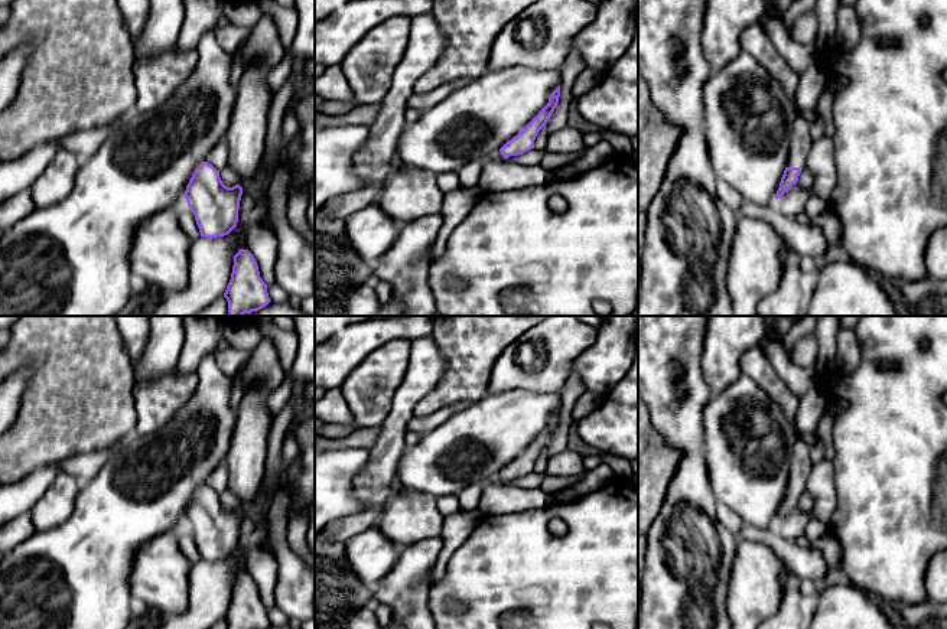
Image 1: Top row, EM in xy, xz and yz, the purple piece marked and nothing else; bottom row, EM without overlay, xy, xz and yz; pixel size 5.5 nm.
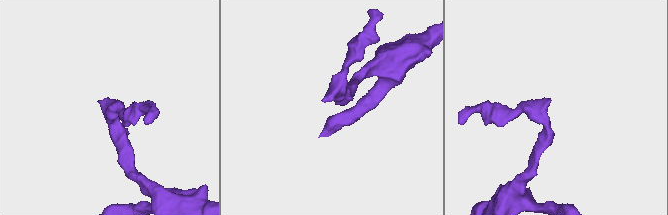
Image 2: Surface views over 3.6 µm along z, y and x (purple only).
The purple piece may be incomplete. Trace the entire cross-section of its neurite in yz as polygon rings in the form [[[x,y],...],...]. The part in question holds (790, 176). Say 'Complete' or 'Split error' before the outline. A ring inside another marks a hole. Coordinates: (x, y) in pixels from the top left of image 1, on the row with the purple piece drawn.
Split error. [[[797,110],[797,118],[793,126],[790,156],[775,199],[782,196],[798,182],[798,176],[806,167],[811,144],[813,138],[810,136],[810,123],[803,118],[801,111]]]

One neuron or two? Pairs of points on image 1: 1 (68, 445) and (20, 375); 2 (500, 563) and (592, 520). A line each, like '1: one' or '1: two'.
1: two
2: one

